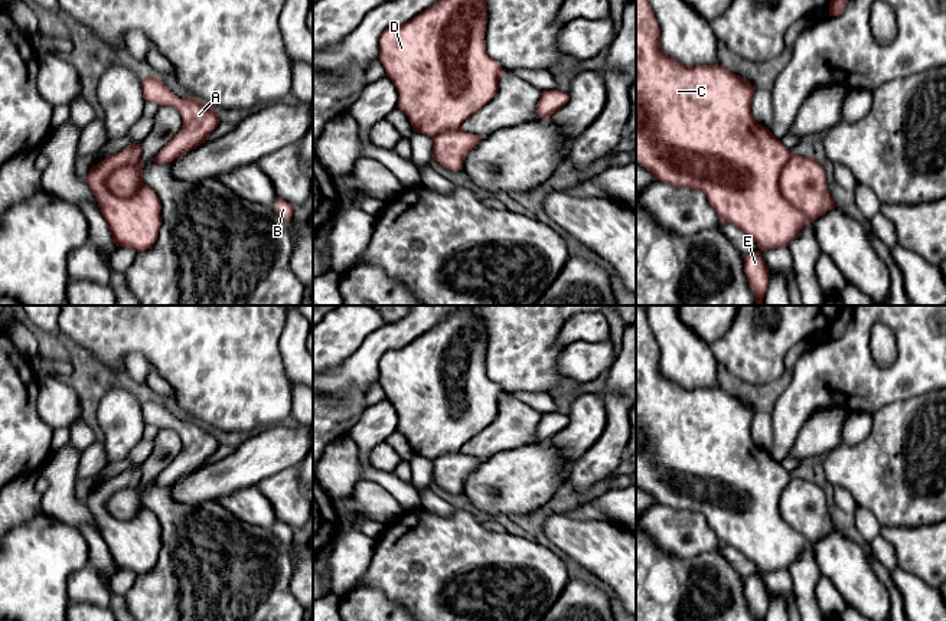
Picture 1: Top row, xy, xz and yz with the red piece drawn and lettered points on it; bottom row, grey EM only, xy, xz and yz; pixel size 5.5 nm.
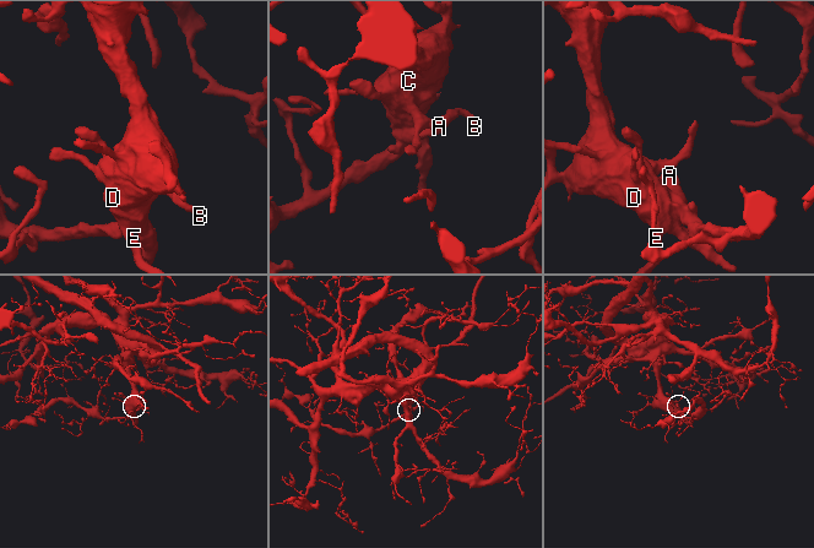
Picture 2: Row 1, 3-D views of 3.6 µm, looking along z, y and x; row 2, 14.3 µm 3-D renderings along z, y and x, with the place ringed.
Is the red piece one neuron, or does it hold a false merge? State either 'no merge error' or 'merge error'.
no merge error

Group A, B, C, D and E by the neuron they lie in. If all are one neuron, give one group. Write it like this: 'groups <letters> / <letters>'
groups A B C D E

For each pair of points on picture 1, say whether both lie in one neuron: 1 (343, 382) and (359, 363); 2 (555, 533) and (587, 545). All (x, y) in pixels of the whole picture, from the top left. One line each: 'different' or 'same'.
1: same
2: same

